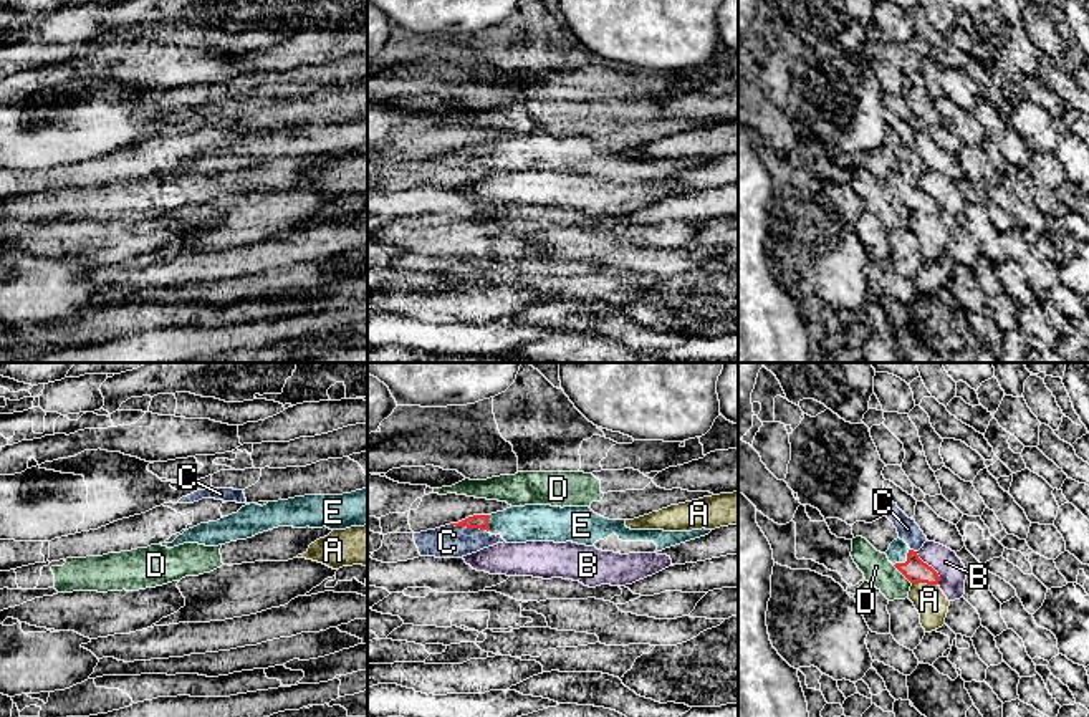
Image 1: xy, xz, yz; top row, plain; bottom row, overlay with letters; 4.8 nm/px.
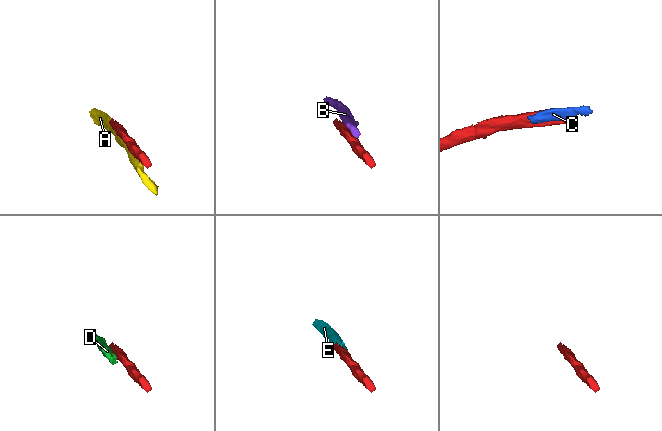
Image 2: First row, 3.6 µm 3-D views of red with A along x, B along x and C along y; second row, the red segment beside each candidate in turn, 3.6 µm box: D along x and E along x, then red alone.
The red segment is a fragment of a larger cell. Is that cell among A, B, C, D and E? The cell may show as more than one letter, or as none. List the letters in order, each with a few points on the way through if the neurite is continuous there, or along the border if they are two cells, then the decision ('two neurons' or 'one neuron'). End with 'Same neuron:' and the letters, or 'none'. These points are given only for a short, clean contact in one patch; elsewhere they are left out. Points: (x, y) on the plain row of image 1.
A: two neurons
B: two neurons
C: along xz (450, 153), (484, 158), (487, 161) | two neurons
D: along yz (892, 194), (911, 212) | two neurons
E: across yz (914, 197), (907, 189), (897, 181) | one neuron
Same neuron: E

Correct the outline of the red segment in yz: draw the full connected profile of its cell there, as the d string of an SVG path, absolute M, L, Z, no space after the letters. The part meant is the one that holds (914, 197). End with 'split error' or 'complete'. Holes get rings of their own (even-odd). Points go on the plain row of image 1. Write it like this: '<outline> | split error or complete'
M894 169L885 184L910 212L938 214L938 202L923 192L917 180L910 179L904 169Z | split error

